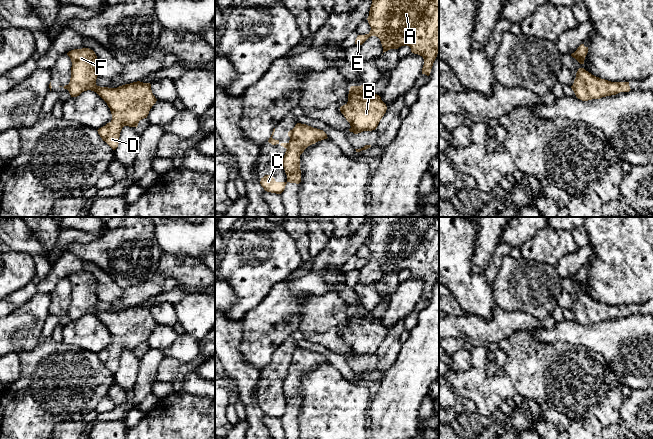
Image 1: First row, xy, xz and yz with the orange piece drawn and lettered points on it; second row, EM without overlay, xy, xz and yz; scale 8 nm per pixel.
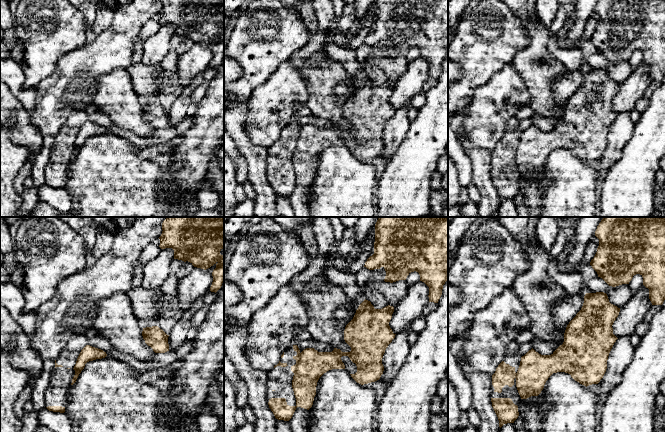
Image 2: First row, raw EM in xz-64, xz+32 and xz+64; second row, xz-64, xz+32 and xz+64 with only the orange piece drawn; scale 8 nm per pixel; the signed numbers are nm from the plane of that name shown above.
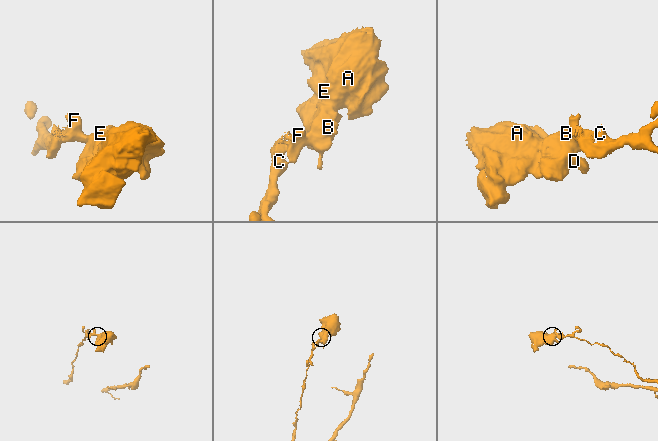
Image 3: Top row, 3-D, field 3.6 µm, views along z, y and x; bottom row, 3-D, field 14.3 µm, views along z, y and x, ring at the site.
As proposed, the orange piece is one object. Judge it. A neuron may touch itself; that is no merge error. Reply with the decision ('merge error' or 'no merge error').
merge error

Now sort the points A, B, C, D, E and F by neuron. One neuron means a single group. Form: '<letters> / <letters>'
A B D E F / C

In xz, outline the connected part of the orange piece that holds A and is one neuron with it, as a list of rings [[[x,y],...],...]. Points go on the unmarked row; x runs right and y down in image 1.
[[[372,217],[372,228],[367,242],[371,254],[368,258],[358,259],[355,268],[362,269],[369,261],[380,263],[383,277],[401,270],[409,270],[411,276],[423,281],[422,298],[430,299],[433,287],[439,276],[439,217]]]

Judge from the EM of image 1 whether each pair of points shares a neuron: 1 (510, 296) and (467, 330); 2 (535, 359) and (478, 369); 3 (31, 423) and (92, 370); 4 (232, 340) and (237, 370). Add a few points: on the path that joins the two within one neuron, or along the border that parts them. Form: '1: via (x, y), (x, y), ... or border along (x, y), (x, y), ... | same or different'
1: border along (496, 304), (507, 311), (521, 311) | different
2: via (520, 374), (512, 379), (490, 379) | same
3: via (46, 408), (77, 380) | same
4: via (232, 347), (233, 363) | same

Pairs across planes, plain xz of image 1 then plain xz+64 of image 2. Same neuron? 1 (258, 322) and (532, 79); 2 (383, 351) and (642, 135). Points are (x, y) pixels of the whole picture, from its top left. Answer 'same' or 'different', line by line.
1: different
2: different

